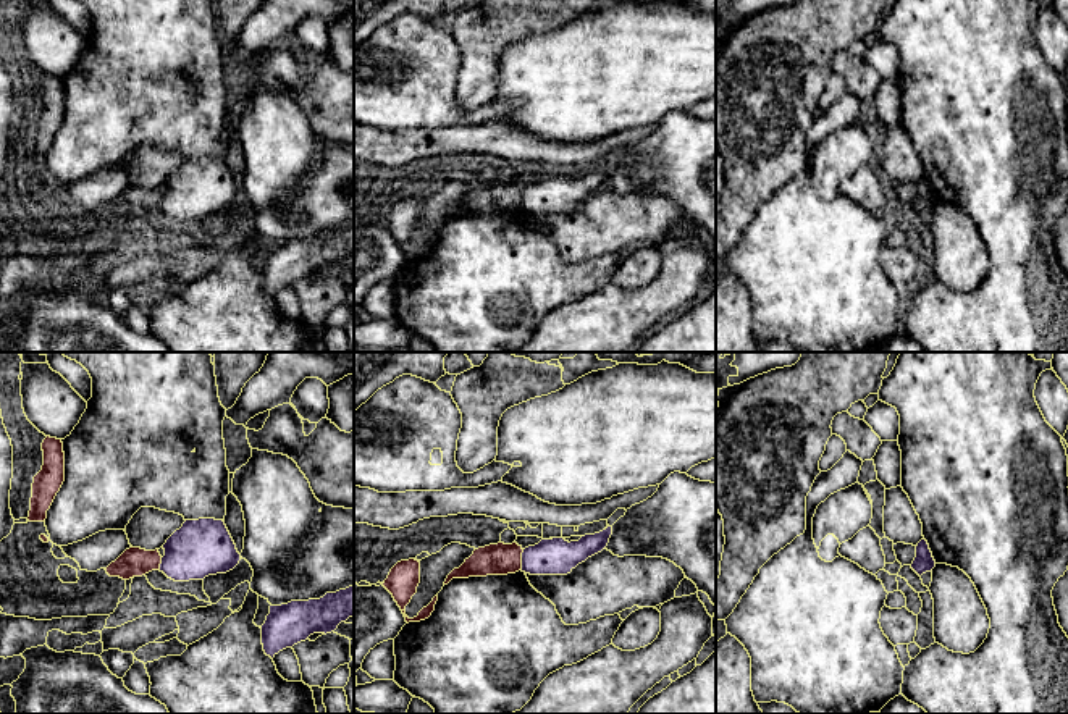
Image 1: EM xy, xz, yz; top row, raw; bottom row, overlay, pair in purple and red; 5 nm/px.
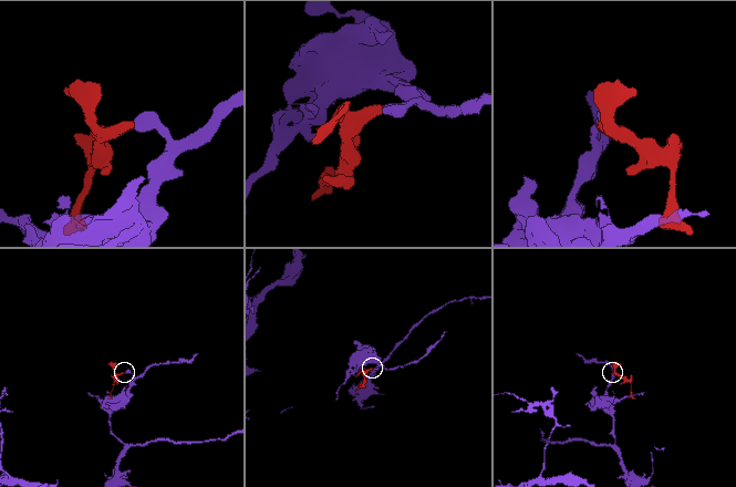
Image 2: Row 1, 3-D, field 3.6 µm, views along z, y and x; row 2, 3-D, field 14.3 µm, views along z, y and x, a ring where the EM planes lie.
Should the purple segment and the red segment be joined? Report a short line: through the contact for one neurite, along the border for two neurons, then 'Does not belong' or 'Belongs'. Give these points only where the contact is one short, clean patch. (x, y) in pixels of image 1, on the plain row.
Line: xz (524, 188), (521, 207). Does not belong

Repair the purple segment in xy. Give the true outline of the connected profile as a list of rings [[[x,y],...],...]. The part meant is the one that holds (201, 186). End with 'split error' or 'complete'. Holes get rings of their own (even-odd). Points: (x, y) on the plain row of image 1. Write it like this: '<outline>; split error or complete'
[[[186,158],[163,183],[160,210],[174,220],[204,218],[233,208],[241,192],[223,158]]]; complete

